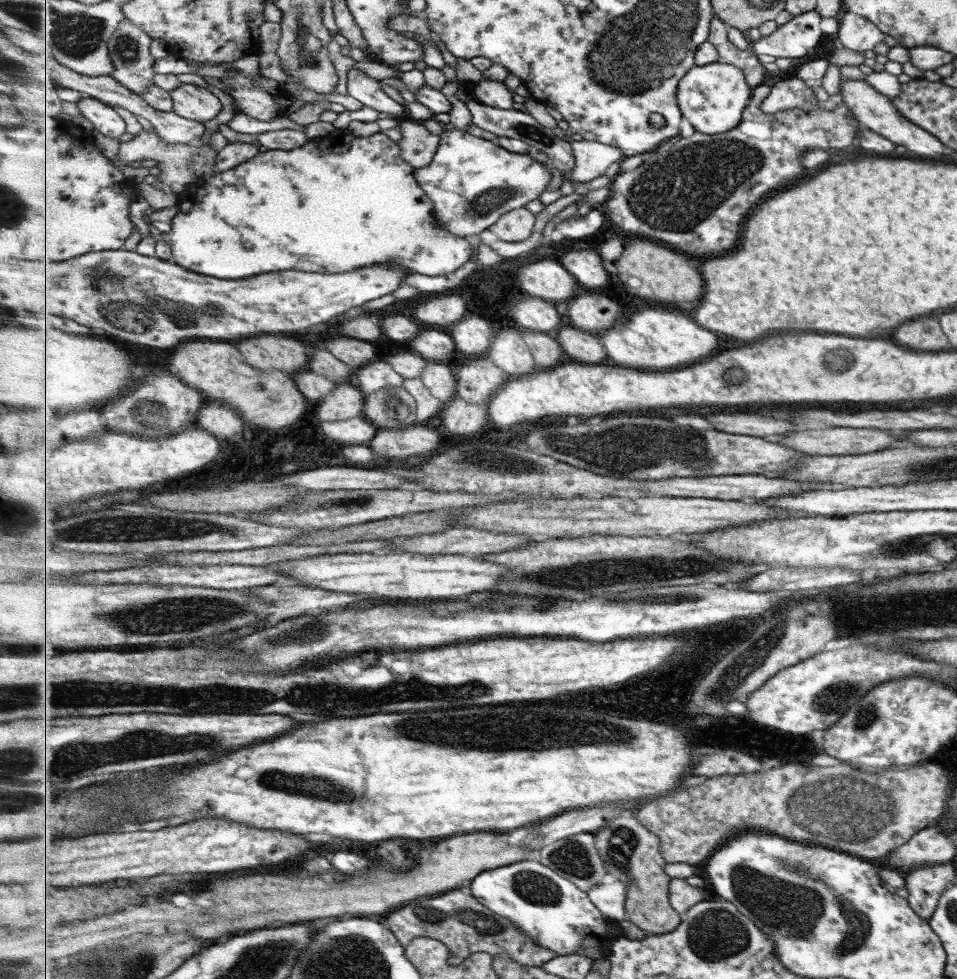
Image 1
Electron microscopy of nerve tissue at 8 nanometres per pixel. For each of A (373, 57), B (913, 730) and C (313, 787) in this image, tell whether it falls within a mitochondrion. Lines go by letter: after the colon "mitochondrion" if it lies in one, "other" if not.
A: other
B: other
C: mitochondrion

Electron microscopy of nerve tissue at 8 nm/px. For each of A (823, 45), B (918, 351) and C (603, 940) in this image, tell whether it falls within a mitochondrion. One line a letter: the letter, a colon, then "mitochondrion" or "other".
A: other
B: other
C: other

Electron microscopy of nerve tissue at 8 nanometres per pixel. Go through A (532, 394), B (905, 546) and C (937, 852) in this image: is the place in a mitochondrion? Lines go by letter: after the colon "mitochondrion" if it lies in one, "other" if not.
A: other
B: mitochondrion
C: other

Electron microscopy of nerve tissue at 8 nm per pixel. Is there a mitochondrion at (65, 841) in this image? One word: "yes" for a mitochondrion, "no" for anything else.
no

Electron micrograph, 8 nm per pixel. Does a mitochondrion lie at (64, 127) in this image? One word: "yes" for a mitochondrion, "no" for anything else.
no

